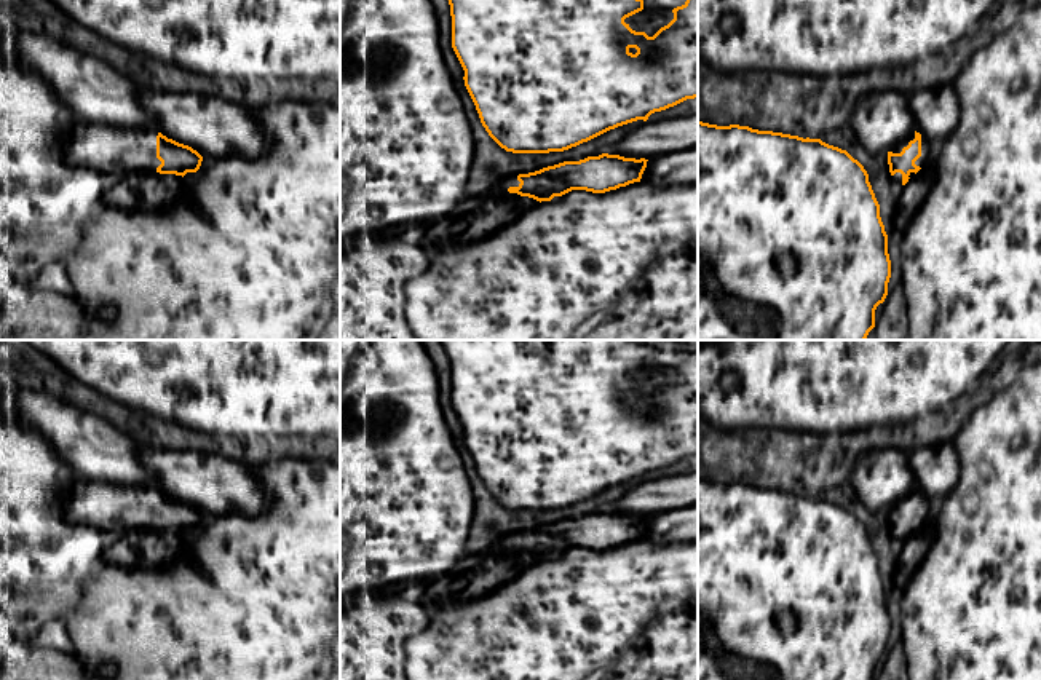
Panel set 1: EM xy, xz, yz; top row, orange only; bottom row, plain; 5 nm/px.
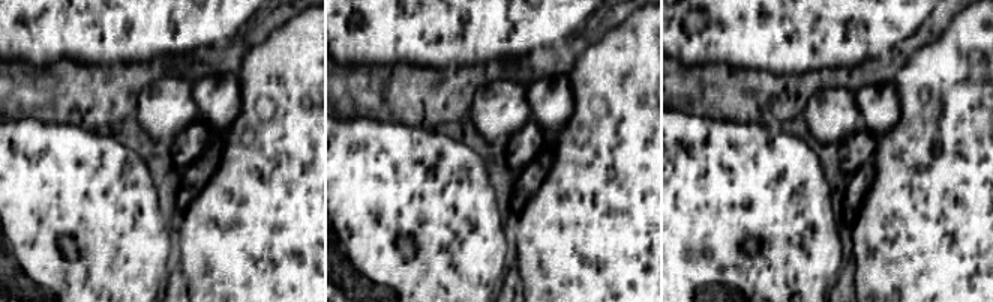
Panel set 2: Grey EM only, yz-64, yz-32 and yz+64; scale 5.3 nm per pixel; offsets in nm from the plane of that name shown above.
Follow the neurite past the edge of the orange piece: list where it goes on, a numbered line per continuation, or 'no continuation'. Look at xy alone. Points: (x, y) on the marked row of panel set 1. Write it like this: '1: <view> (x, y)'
1: xy (114, 152)

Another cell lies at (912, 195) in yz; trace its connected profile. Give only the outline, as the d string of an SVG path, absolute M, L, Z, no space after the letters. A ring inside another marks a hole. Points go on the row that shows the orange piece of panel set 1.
M929 158L926 164L915 174L912 184L900 185L900 196L897 209L907 217L912 217L923 204L928 192L934 184L934 160Z

